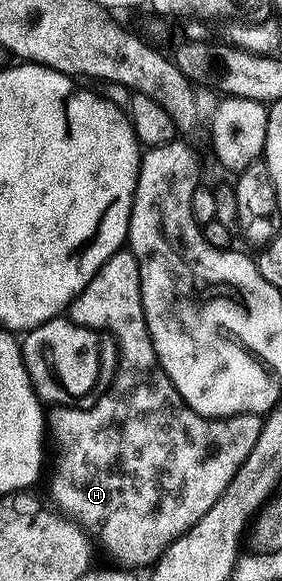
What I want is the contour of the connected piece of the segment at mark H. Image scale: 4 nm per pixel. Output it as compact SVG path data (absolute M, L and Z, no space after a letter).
M119 250L116 254L112 254L112 258L108 258L108 262L104 262L104 266L100 266L100 270L92 278L92 282L88 282L88 286L84 286L84 290L80 290L77 298L70 303L68 316L80 326L105 330L114 337L118 343L118 369L114 372L114 380L89 406L54 406L49 409L48 432L53 443L54 440L58 443L60 452L58 469L55 470L54 477L50 480L50 492L54 495L55 500L53 503L71 519L77 520L87 532L97 538L97 541L99 538L116 559L126 563L123 565L153 565L154 561L162 555L162 551L178 536L185 536L196 521L204 518L204 514L208 514L208 510L212 510L212 506L218 501L220 494L224 494L224 490L228 486L228 482L232 482L236 470L240 470L240 466L246 461L248 454L252 454L252 446L256 446L256 438L260 438L263 417L256 414L236 414L235 416L219 416L217 418L201 416L196 414L196 410L192 410L192 406L188 406L188 402L184 402L184 398L180 398L176 386L172 386L168 374L164 374L164 370L156 358L156 350L152 346L152 338L148 334L148 322L144 322L144 306L140 298L140 270L136 258L130 251Z

